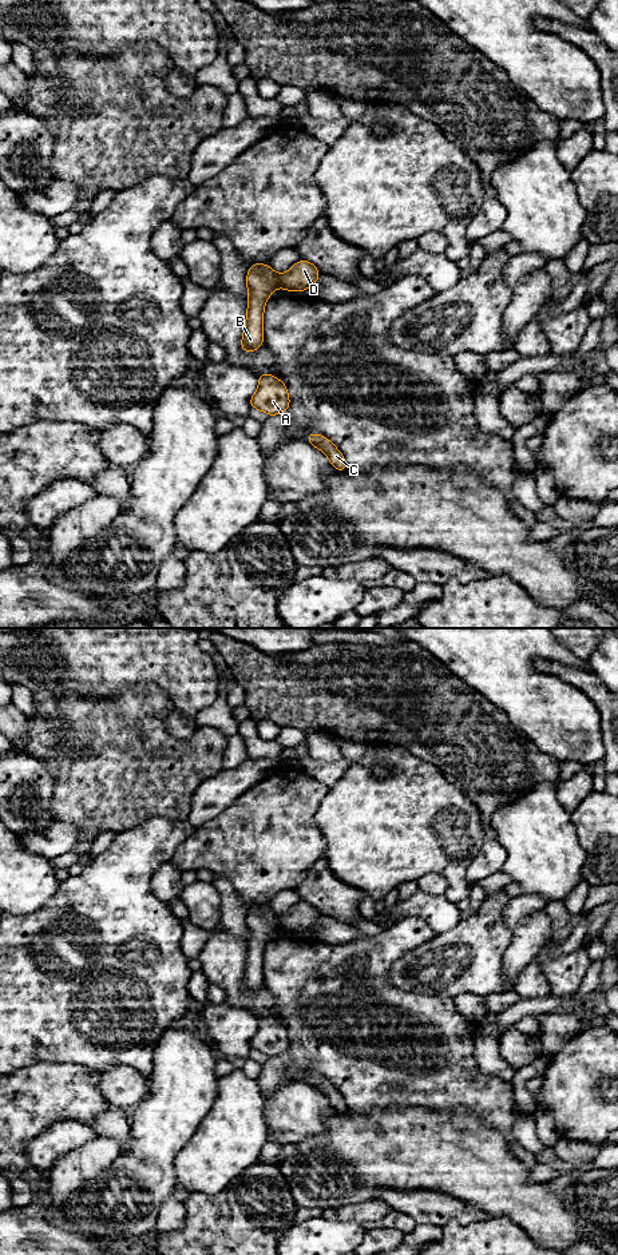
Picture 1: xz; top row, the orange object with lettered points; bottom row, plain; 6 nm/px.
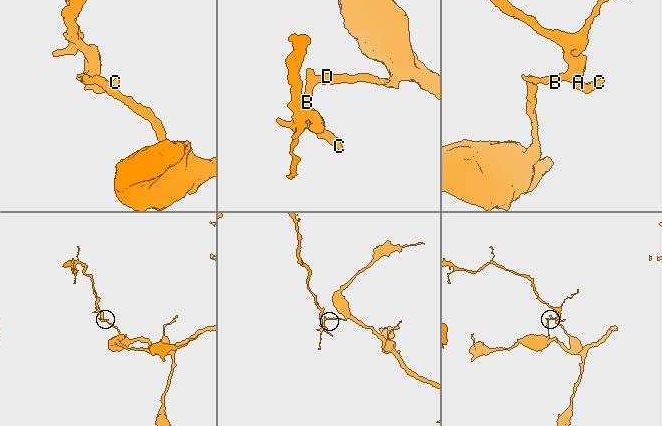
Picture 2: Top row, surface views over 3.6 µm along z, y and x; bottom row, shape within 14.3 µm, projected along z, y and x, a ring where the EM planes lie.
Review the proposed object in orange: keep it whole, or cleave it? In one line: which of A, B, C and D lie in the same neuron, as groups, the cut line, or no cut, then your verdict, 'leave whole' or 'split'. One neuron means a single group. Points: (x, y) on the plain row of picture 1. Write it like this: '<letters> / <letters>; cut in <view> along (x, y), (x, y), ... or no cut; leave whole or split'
A B C / D; cut in xz along (277, 917), (280, 926); split

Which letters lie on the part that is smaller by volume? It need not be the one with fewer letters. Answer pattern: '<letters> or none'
A, B, C

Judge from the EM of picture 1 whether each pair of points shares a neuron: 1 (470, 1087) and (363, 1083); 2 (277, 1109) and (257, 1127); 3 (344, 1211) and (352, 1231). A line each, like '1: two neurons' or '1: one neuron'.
1: one neuron
2: two neurons
3: two neurons

